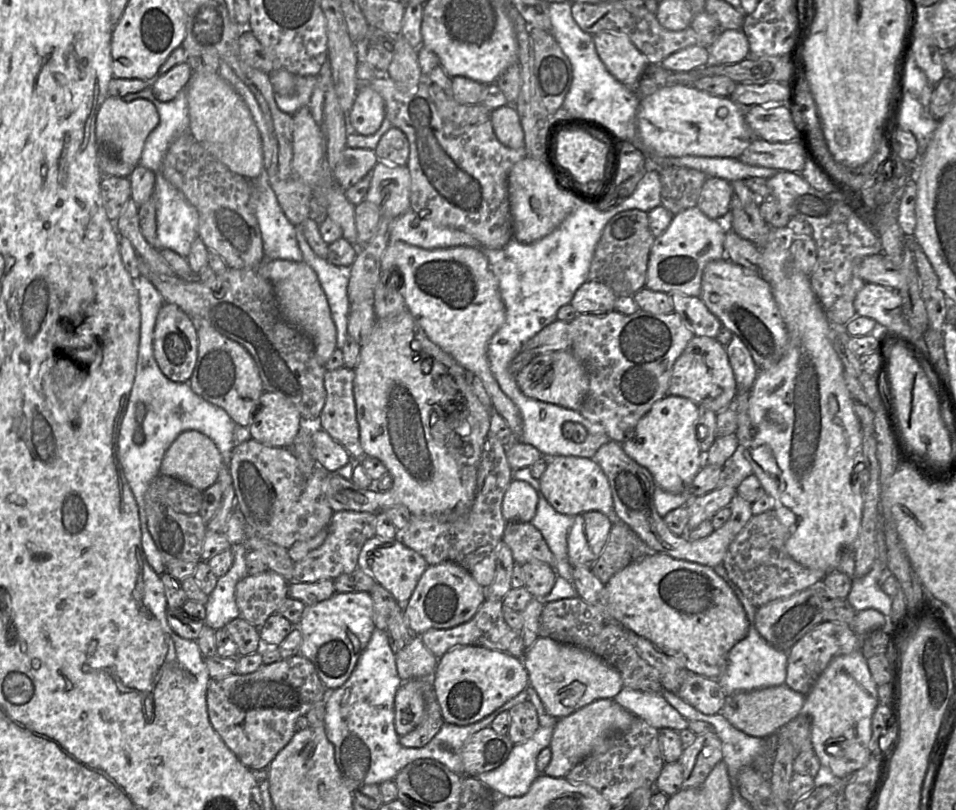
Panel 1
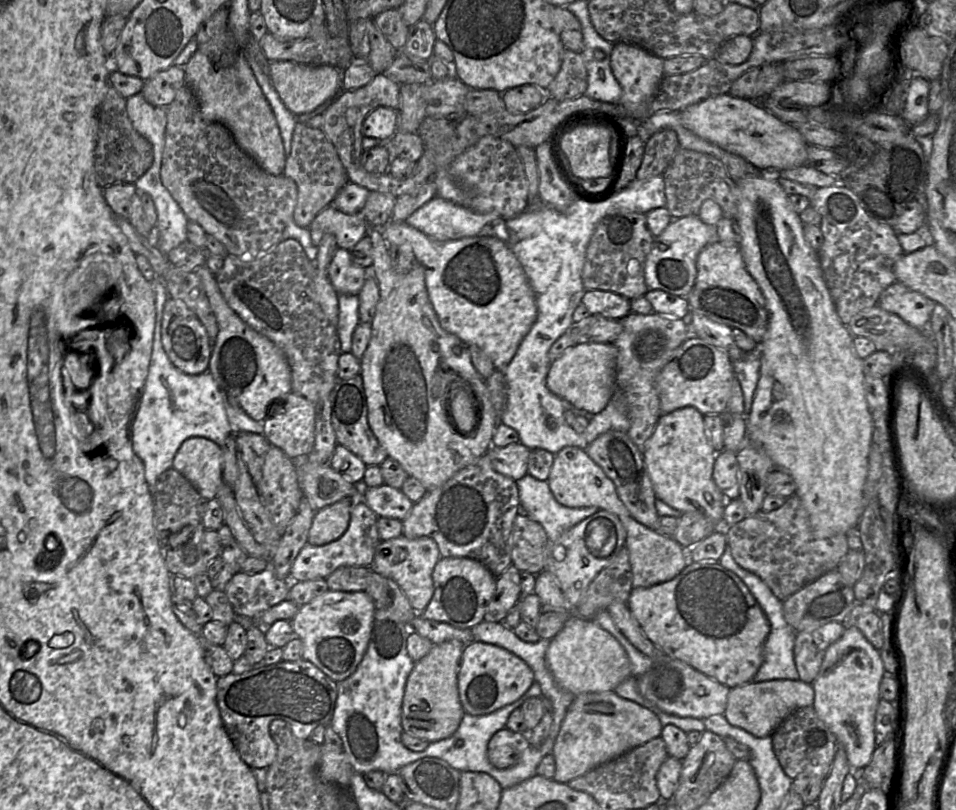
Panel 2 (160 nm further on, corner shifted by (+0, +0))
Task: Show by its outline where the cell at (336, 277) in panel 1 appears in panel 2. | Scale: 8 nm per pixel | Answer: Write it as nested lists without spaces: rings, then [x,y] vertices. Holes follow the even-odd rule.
[[[338,294],[338,336],[342,353],[351,352],[352,337],[359,320],[357,295]]]

